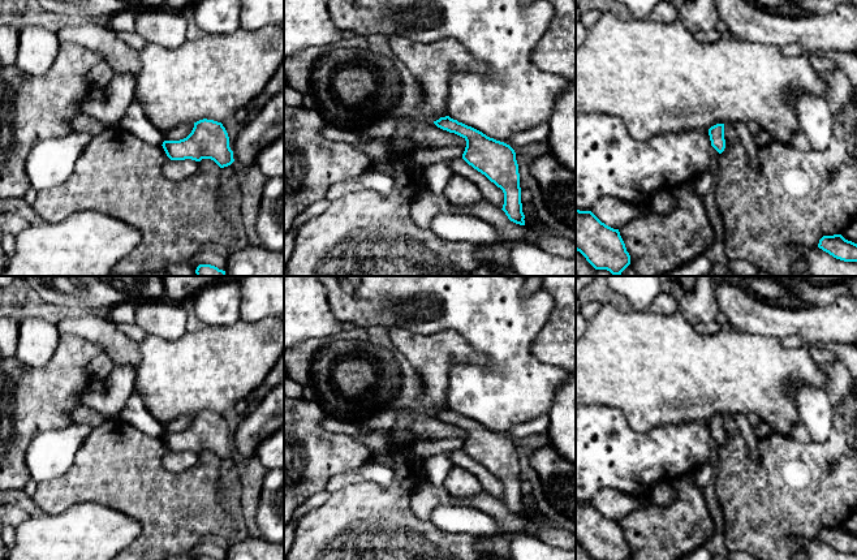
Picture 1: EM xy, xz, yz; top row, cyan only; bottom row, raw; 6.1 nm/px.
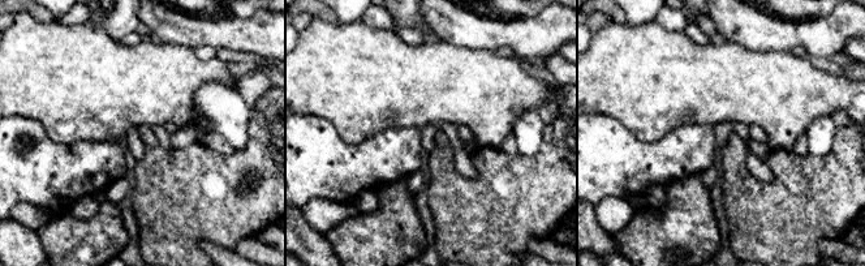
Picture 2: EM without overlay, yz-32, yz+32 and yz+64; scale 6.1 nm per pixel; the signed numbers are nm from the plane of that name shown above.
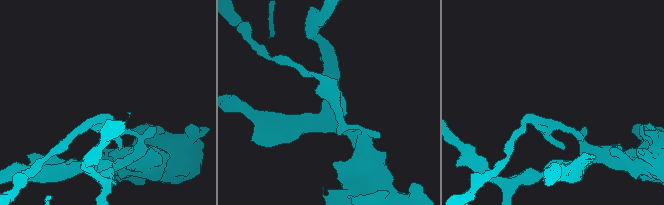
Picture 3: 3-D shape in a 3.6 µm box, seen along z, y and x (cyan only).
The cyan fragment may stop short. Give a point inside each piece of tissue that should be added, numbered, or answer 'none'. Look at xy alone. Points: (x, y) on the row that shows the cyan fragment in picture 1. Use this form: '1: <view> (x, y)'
none

